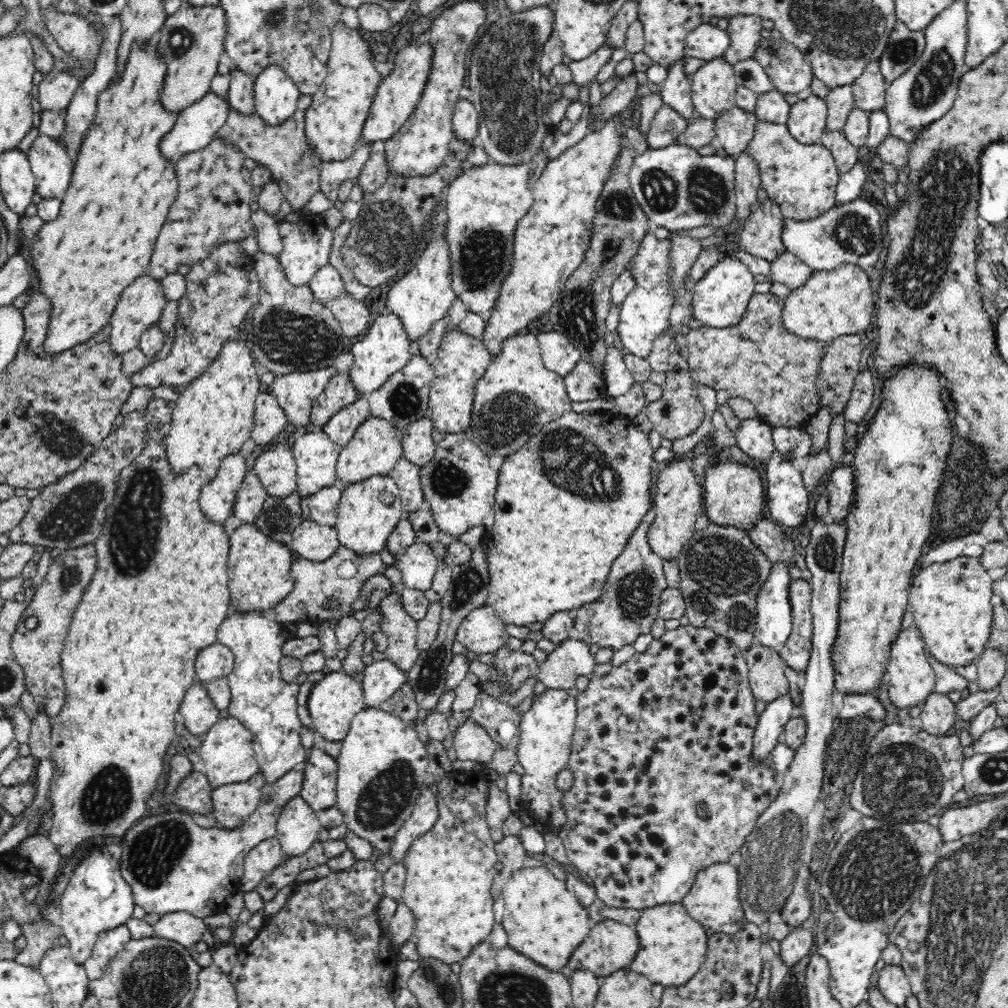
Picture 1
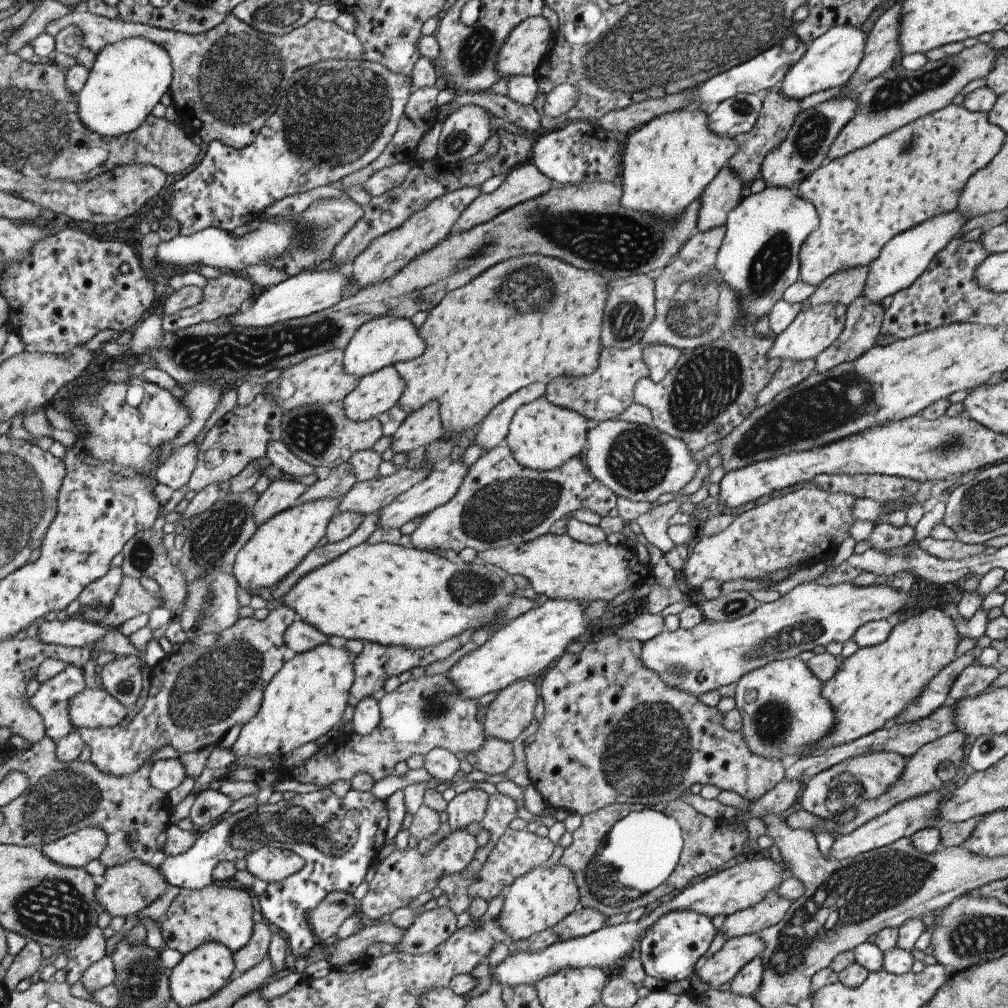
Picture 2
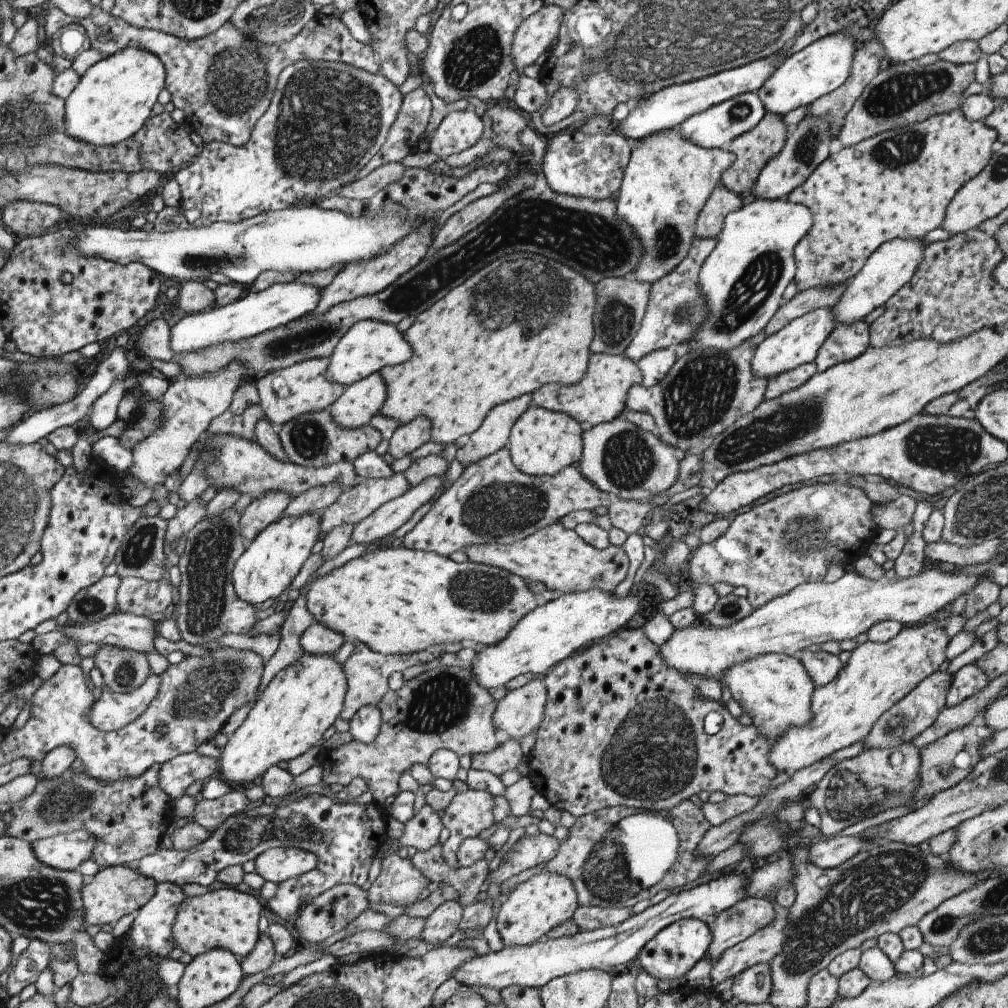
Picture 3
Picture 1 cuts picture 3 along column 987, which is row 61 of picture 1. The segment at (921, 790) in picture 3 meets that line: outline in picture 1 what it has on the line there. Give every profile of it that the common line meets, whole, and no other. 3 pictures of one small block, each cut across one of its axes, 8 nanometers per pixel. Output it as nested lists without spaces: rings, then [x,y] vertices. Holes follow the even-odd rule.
[[[740,14],[730,17],[726,30],[730,44],[722,57],[732,65],[753,58],[763,38],[760,33],[762,29],[762,19],[759,16]]]

